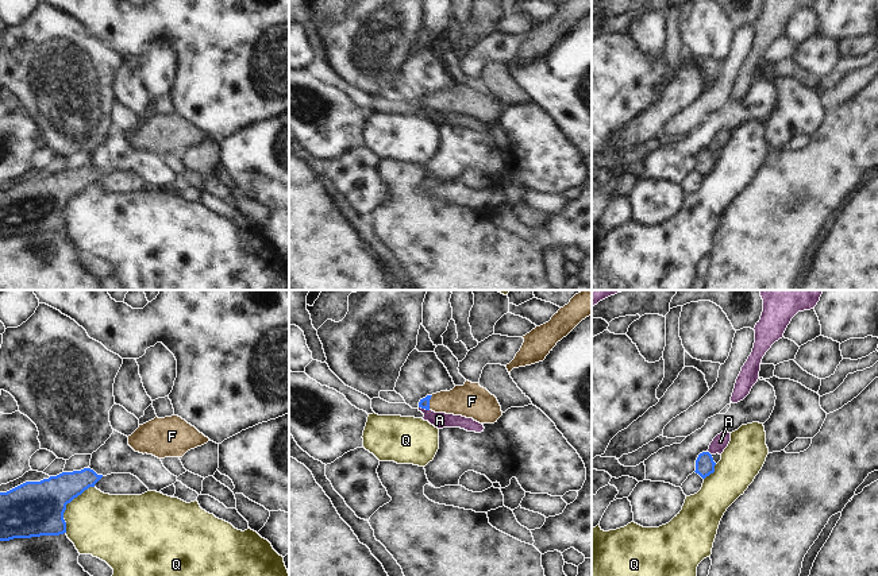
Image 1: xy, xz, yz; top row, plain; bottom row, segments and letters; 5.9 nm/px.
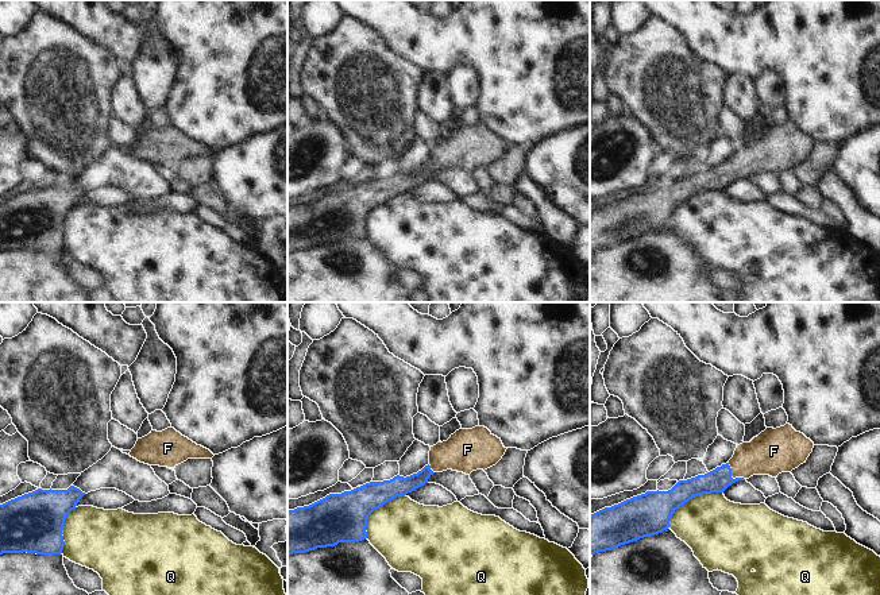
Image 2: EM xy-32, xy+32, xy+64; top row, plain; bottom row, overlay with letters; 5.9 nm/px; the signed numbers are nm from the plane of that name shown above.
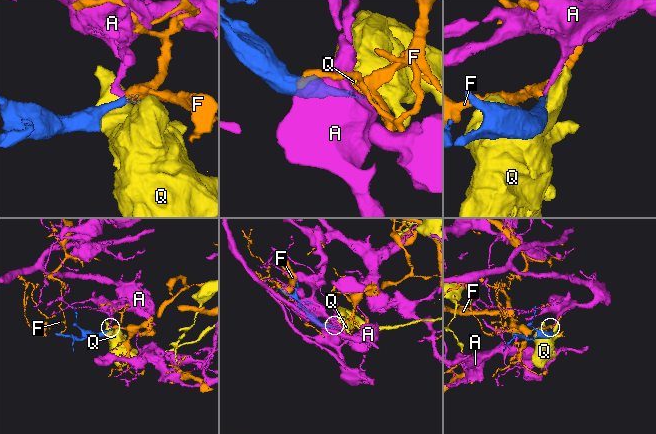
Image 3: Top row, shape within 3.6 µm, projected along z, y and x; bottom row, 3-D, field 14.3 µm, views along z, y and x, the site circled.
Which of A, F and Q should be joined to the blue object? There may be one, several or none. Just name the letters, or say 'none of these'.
F

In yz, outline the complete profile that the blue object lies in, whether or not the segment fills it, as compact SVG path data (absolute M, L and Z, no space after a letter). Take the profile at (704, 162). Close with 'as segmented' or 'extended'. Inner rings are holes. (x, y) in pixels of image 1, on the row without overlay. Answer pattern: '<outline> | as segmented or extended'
M702 150L698 152L696 158L696 171L698 171L702 177L715 170L716 161L709 150Z | as segmented

